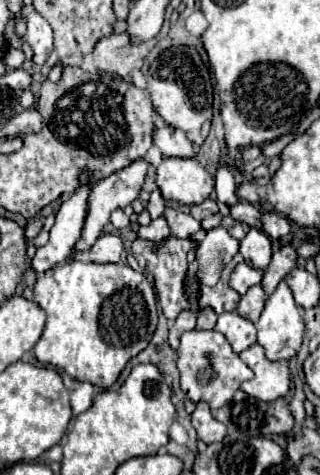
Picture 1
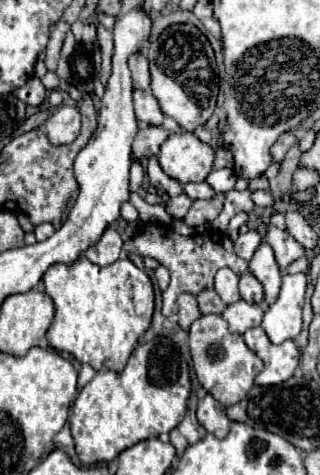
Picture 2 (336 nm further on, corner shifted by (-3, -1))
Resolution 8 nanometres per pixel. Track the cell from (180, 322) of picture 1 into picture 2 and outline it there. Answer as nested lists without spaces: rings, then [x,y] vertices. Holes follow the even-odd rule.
[[[181,294],[177,304],[179,304],[179,326],[183,330],[187,330],[191,326],[191,322],[201,316],[197,300],[195,300],[193,294]]]

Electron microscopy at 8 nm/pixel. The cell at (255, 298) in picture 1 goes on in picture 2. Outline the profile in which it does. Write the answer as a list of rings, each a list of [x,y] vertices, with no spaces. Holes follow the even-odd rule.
[[[249,270],[245,274],[241,274],[241,278],[239,278],[239,294],[247,302],[263,304],[263,286]]]

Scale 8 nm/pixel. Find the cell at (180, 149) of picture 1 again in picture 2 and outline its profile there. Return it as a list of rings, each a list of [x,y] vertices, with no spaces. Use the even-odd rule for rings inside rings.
[[[133,90],[133,104],[135,104],[135,116],[141,124],[153,124],[159,126],[163,122],[163,112],[159,108],[157,98],[151,94],[151,90]]]

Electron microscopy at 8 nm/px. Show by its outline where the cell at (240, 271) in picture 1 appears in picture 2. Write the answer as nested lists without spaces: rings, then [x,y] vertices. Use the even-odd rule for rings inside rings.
[[[221,268],[215,276],[215,290],[225,304],[233,304],[241,298],[237,284],[239,284],[239,276],[229,268]]]

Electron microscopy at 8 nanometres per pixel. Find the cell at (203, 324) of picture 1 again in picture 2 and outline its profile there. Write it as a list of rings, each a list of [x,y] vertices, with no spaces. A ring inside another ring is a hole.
[[[215,290],[199,292],[197,294],[197,302],[199,302],[199,310],[203,314],[221,314],[223,308],[227,308]]]

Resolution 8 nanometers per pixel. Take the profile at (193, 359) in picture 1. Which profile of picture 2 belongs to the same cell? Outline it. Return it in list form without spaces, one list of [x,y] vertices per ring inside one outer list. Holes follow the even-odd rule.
[[[205,314],[191,324],[189,346],[191,346],[193,368],[197,372],[201,386],[209,394],[213,394],[213,398],[223,406],[231,406],[243,400],[255,385],[255,377],[264,367],[263,361],[257,354],[247,348],[243,336],[235,336],[233,332],[229,332],[227,322],[223,320],[223,316],[217,314]]]

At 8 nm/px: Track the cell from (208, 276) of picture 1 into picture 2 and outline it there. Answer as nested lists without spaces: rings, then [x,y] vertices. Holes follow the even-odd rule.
[[[249,230],[245,234],[239,234],[239,238],[235,240],[235,252],[245,258],[245,260],[251,260],[251,256],[255,254],[255,250],[259,248],[261,244],[261,236],[255,232],[255,230]]]

